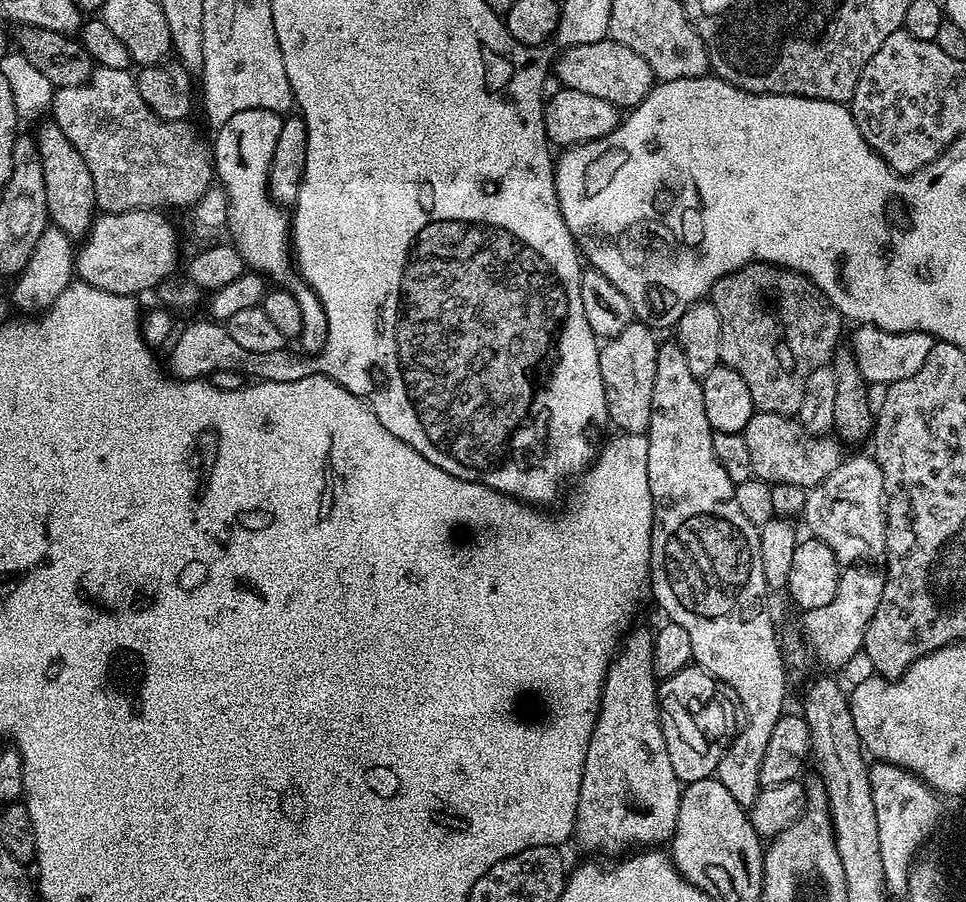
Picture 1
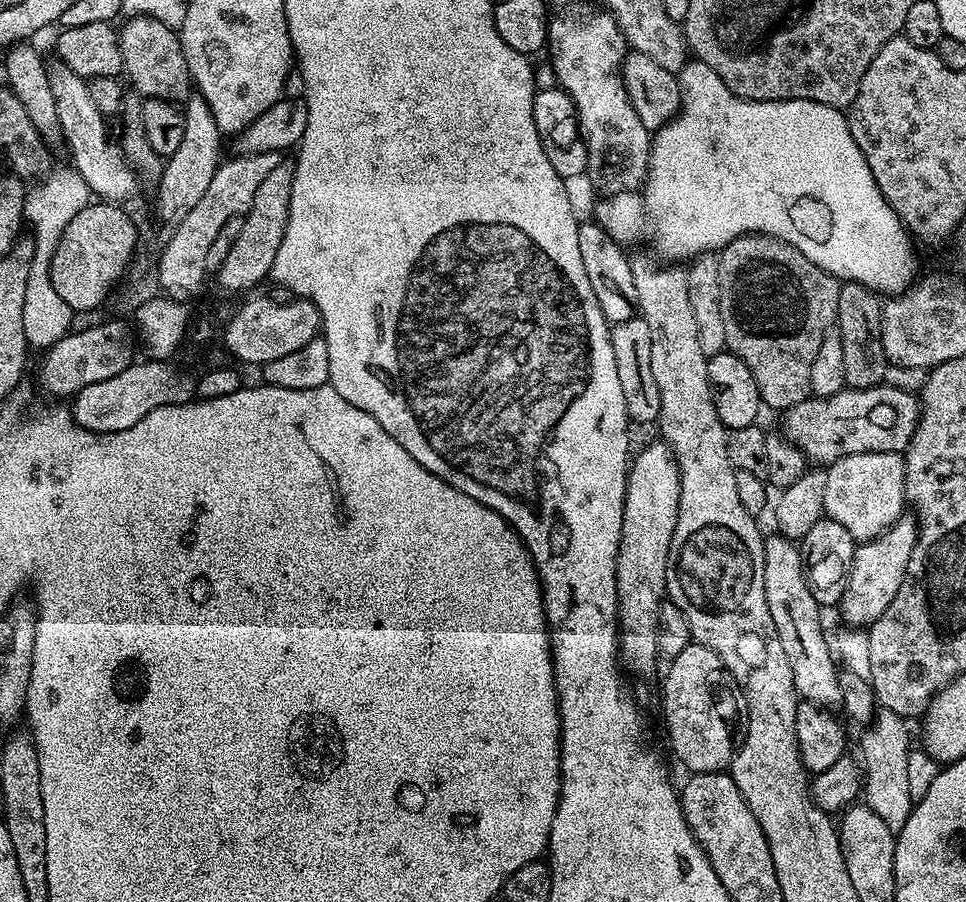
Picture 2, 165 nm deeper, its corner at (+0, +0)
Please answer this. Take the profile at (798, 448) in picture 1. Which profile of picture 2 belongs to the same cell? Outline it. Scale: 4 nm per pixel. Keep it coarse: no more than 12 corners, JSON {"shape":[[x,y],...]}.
{"shape":[[849,388],[798,402],[783,435],[816,466],[903,453],[915,395]]}

